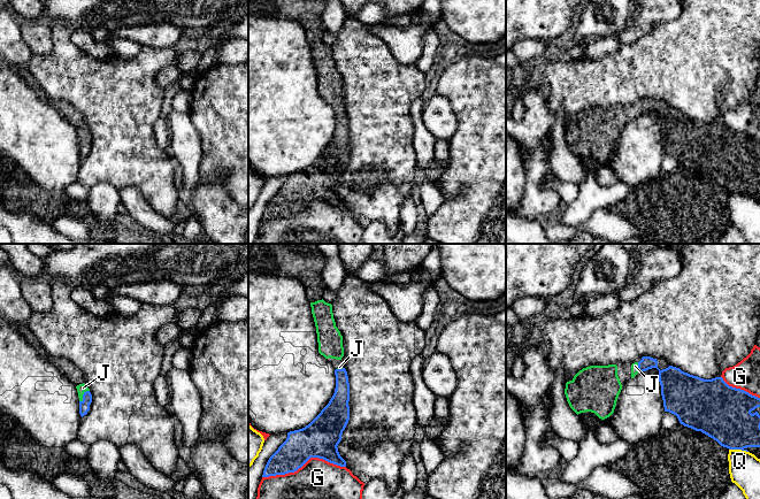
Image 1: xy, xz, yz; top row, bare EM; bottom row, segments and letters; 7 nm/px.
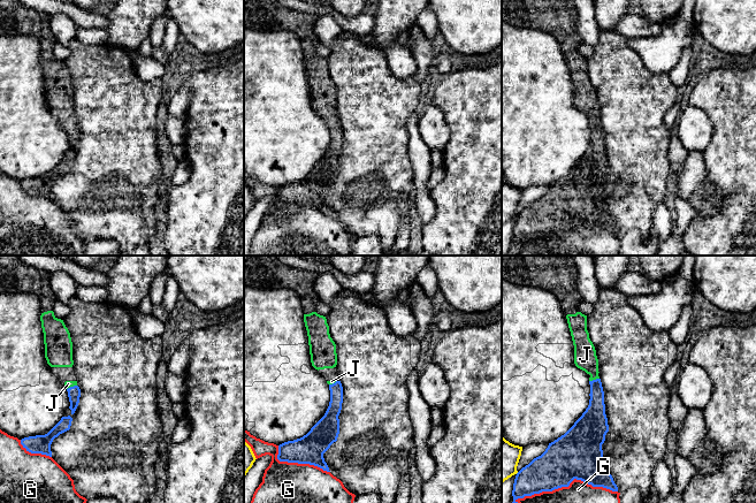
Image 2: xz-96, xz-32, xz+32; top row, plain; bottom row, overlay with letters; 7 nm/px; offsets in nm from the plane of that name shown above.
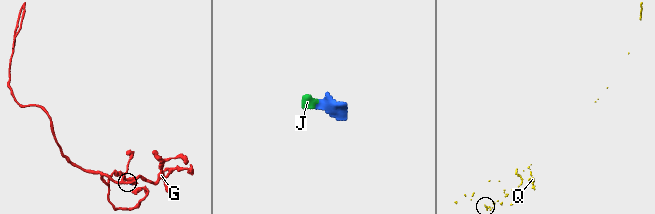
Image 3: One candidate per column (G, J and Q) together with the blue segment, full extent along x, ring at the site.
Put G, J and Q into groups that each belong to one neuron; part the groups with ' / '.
G / J / Q

